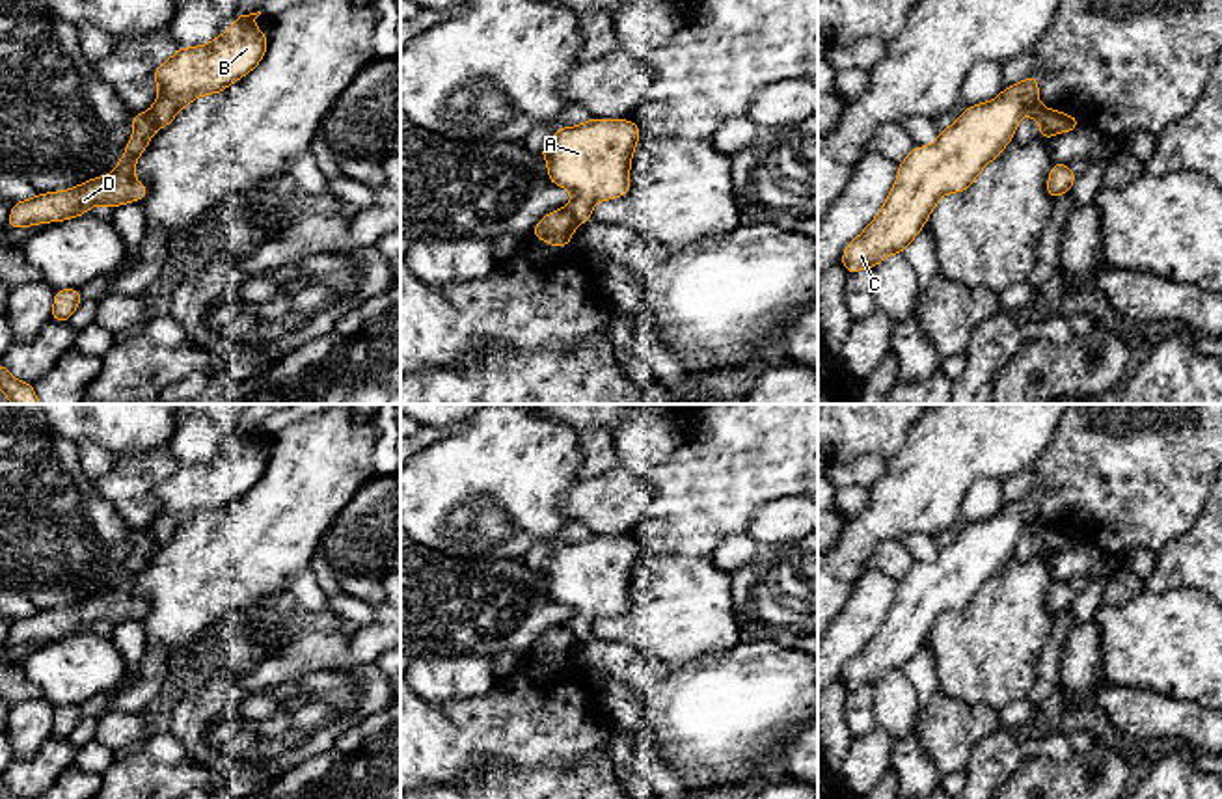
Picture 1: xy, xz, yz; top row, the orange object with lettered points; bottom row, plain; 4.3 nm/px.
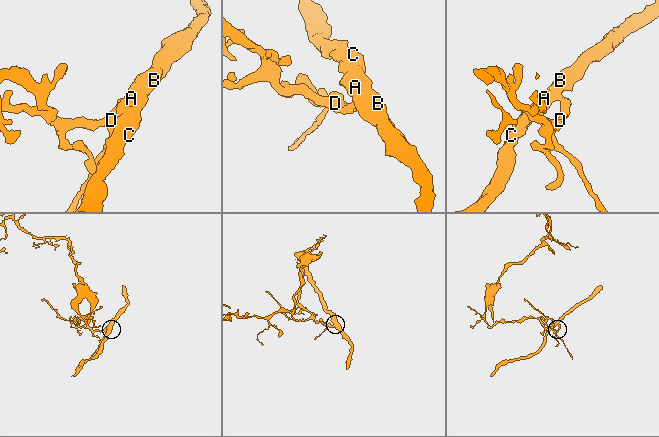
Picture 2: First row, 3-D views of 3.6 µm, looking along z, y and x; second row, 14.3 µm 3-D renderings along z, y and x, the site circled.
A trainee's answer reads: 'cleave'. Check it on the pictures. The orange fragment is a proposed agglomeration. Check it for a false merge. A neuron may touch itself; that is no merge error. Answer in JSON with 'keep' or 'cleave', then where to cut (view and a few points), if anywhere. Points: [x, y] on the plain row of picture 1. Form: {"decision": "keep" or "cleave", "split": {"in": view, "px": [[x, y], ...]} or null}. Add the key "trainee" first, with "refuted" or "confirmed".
{"trainee": "confirmed", "decision": "cleave", "split": {"in": "xy", "px": [[148, 529], [157, 544]]}}

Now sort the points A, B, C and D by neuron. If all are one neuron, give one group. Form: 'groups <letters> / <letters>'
groups A B C / D

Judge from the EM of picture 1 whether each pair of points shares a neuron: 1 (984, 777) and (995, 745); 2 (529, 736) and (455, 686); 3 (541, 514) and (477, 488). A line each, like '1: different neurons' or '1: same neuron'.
1: same neuron
2: different neurons
3: same neuron

